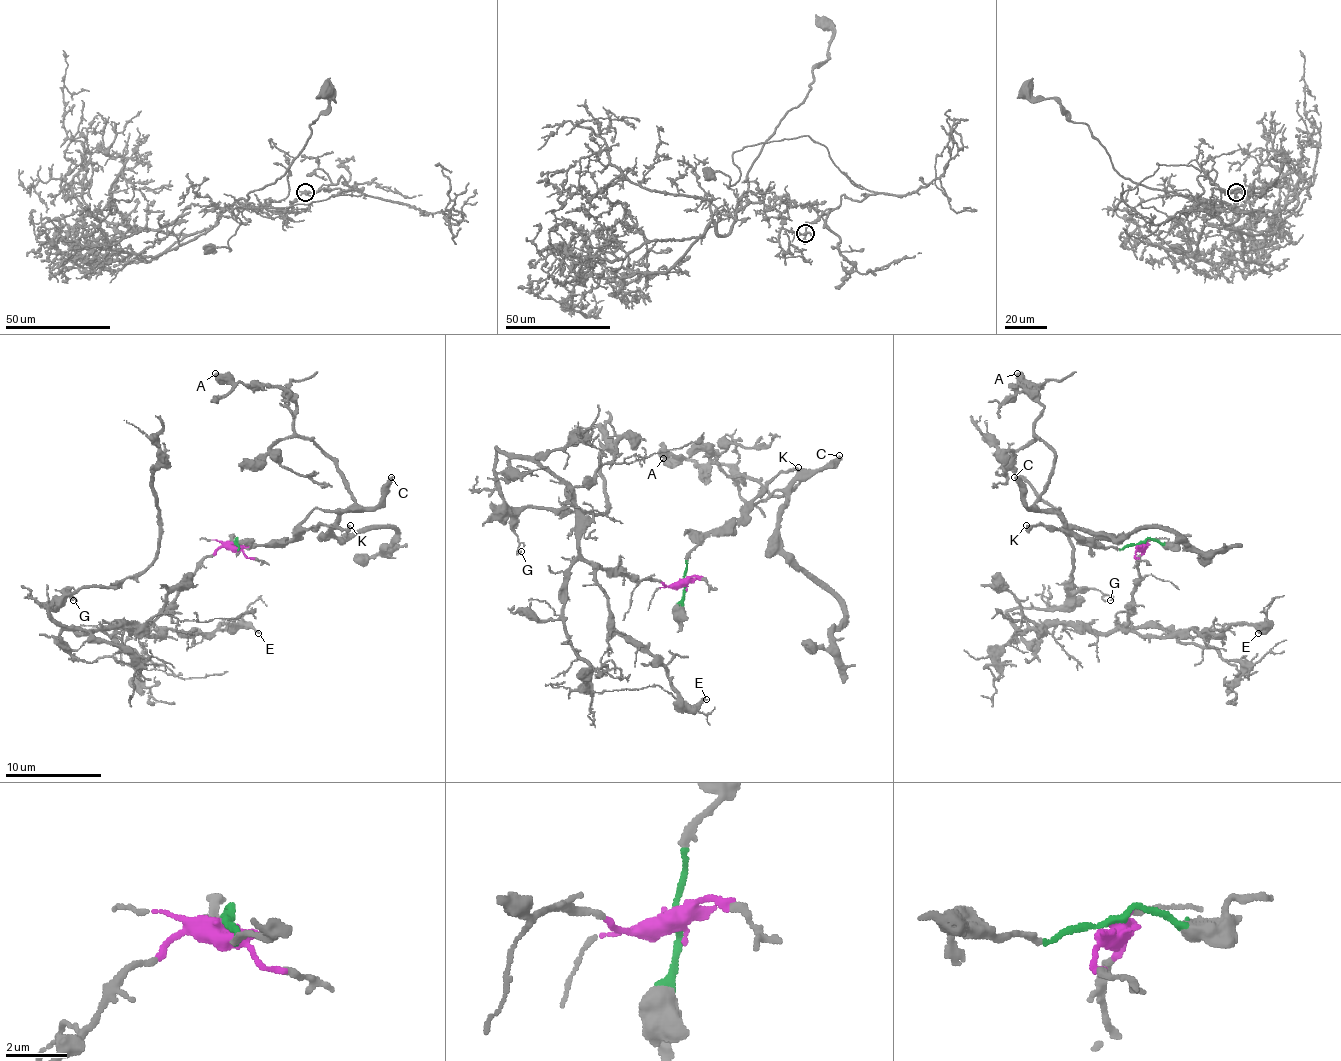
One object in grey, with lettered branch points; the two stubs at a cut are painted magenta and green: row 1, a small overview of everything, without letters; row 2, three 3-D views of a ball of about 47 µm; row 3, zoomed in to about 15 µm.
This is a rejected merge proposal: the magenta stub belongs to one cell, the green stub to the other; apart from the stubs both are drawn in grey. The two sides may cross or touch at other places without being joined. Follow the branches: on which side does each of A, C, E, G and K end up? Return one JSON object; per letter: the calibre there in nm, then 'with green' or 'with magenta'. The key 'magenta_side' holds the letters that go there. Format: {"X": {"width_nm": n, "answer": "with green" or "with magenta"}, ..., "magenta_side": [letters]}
{"A": {"width_nm": 480, "answer": "with green"}, "C": {"width_nm": 400, "answer": "with green"}, "E": {"width_nm": 200, "answer": "with magenta"}, "G": {"width_nm": 100, "answer": "with magenta"}, "K": {"width_nm": 180, "answer": "with green"}, "magenta_side": ["E", "G"]}

